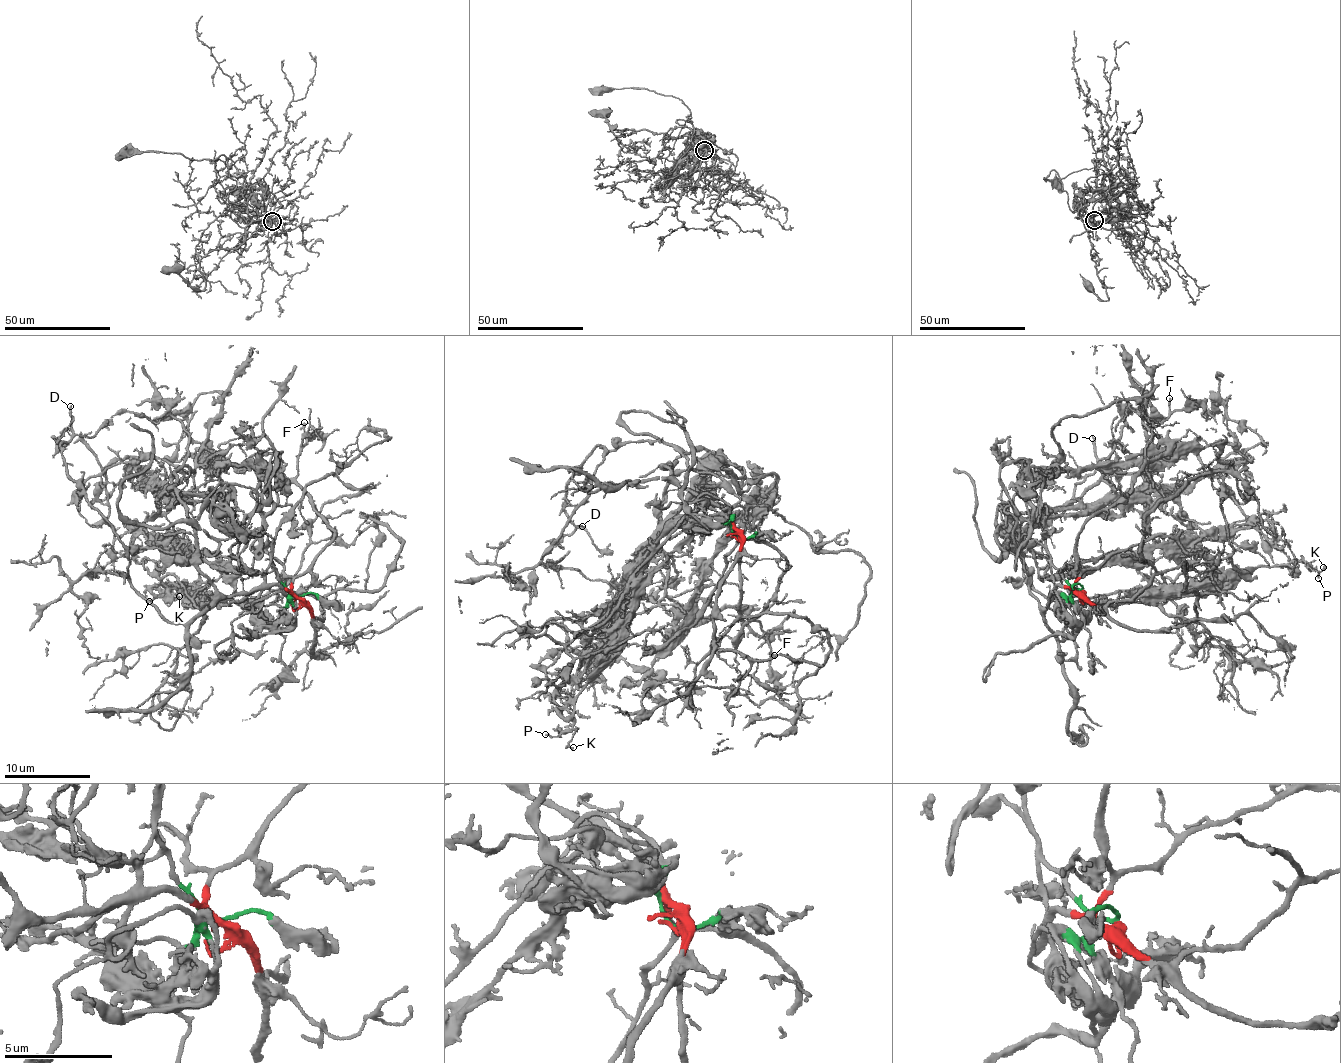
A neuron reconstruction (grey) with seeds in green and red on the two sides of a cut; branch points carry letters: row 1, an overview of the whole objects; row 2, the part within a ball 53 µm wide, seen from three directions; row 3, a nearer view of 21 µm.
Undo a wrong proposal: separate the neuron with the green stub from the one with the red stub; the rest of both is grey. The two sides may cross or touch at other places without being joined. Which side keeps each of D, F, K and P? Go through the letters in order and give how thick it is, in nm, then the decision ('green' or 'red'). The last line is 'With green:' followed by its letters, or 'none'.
D: 200 nm thick; red
F: 190 nm thick; red
K: 180 nm thick; green
P: 130 nm thick; green
With green: K, P

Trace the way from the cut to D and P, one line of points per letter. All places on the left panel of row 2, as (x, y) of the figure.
D: (298, 597), (269, 584), (171, 624), (128, 578), (128, 548), (64, 462), (70, 406)
P: (298, 597), (291, 594), (275, 619), (260, 619), (228, 599), (204, 605), (193, 604), (173, 583), (149, 601)

